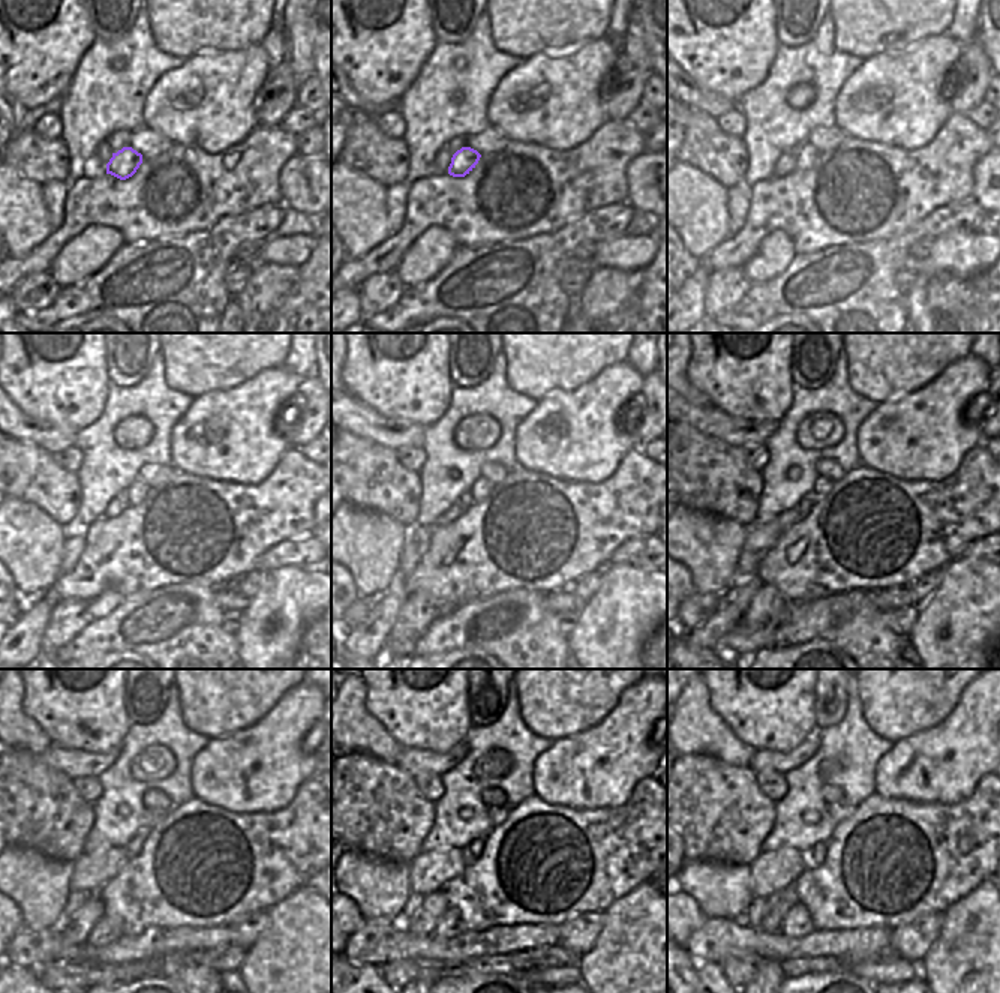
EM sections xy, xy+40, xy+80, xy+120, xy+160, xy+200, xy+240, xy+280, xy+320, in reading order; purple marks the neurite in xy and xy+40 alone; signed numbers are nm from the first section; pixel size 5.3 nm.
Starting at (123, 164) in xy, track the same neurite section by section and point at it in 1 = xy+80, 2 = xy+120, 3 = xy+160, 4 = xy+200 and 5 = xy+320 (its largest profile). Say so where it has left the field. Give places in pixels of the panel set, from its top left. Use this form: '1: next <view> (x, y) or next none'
1: next xy+80 (807, 155)
2: next xy+120 (137, 492)
3: next xy+160 (482, 488)
4: next xy+200 (820, 485)
5: next xy+320 (838, 812)

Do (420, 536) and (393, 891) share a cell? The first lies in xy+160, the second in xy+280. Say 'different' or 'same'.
different

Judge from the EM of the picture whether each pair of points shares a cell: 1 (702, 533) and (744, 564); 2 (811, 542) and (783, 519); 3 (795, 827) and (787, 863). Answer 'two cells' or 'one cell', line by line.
1: two cells
2: two cells
3: two cells

